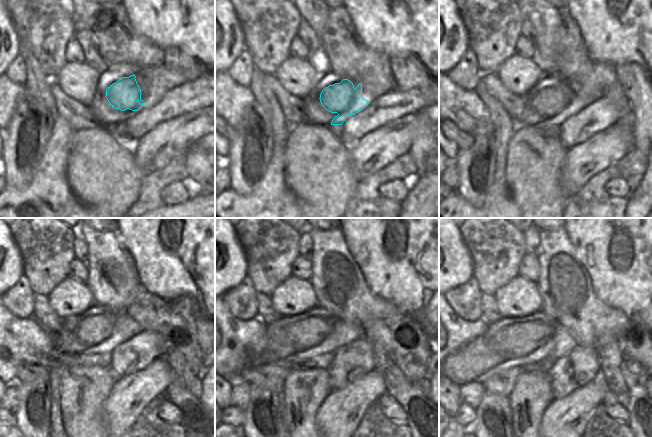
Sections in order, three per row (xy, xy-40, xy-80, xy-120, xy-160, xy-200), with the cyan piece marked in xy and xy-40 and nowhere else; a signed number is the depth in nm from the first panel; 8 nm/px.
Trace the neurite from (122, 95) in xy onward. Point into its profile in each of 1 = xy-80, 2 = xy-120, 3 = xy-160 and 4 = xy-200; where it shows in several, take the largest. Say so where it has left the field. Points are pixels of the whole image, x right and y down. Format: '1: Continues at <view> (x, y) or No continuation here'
1: Continues at xy-80 (558, 103)
2: Continues at xy-120 (98, 334)
3: Continues at xy-160 (289, 340)
4: Continues at xy-200 (511, 342).

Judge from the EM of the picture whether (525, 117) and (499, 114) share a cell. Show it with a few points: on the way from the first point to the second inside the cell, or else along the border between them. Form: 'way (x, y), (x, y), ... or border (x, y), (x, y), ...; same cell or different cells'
border (515, 121), (518, 124); different cells

